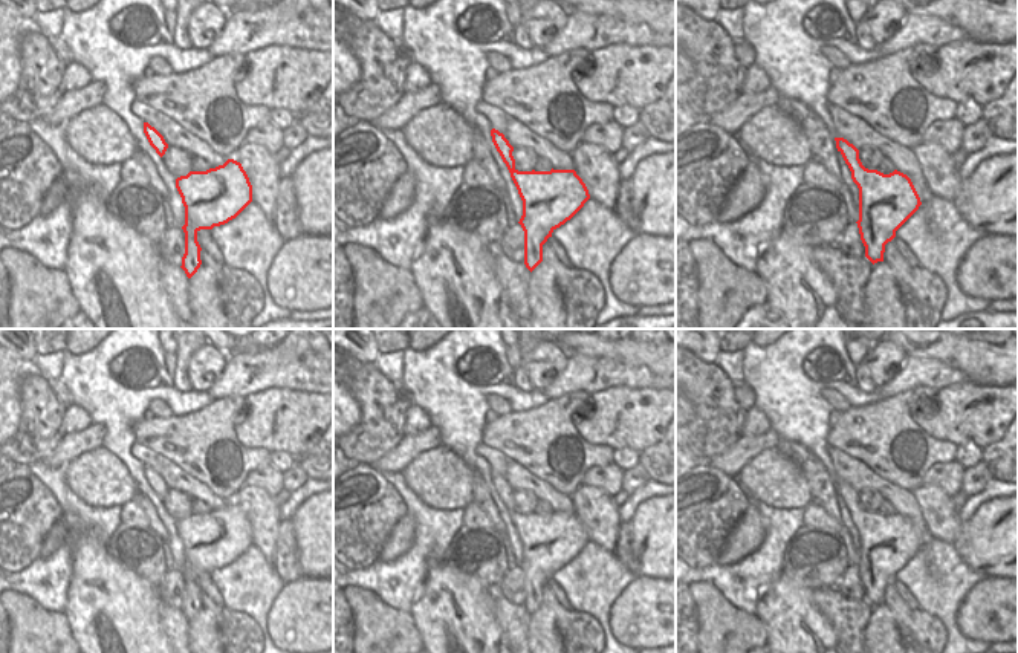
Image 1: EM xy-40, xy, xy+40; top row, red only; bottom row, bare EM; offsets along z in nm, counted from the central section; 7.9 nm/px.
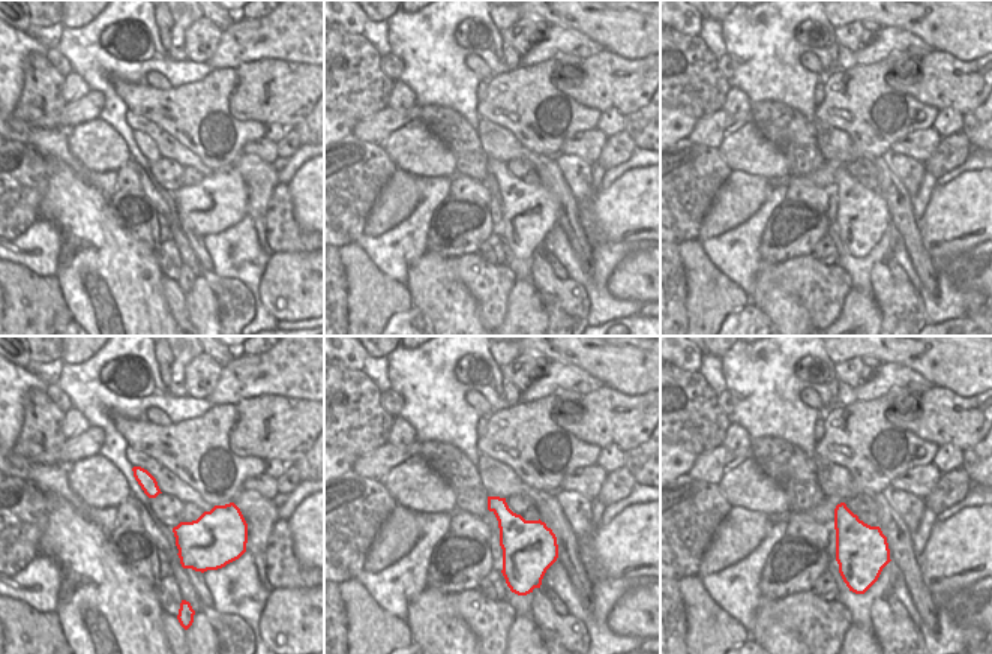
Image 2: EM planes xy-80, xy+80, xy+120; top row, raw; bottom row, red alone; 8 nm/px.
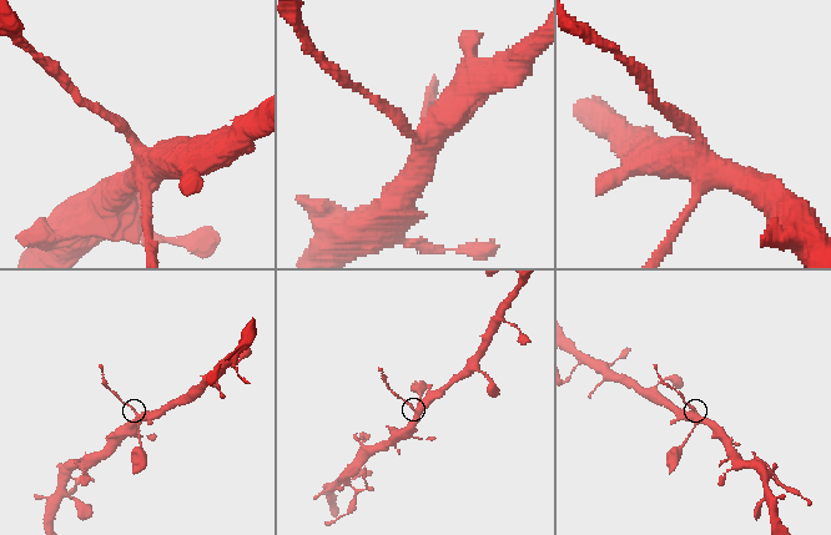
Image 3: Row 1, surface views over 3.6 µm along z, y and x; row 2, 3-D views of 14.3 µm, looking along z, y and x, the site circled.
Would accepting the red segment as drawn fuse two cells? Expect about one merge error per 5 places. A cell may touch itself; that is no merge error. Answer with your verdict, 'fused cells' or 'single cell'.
fused cells

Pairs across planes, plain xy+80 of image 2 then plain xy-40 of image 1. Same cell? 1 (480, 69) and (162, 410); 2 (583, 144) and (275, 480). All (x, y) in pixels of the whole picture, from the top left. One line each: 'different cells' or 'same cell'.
1: same cell
2: same cell

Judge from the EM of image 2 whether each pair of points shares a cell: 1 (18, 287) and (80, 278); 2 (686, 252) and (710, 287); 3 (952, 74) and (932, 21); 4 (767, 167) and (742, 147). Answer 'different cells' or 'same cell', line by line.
1: different cells
2: same cell
3: different cells
4: same cell

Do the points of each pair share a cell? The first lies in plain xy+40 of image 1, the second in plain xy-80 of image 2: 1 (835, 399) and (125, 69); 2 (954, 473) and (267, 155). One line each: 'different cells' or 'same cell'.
1: different cells
2: same cell

